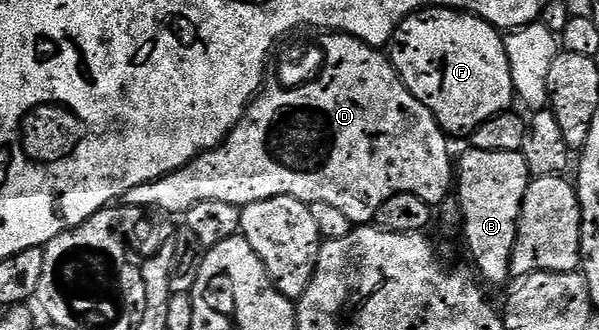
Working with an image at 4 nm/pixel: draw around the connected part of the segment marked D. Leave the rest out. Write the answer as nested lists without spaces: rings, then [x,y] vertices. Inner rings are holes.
[[[337,33],[333,39],[328,39],[328,71],[324,71],[324,79],[320,79],[320,83],[304,83],[299,86],[293,91],[287,91],[284,87],[265,86],[260,94],[249,103],[248,111],[219,147],[212,151],[203,151],[202,154],[196,156],[194,161],[190,161],[182,169],[178,169],[166,177],[130,189],[130,193],[124,195],[123,202],[130,207],[145,209],[153,207],[156,211],[169,211],[172,215],[184,217],[187,216],[190,209],[194,209],[194,205],[198,205],[202,201],[226,201],[230,205],[243,209],[251,203],[266,201],[274,197],[294,197],[309,205],[314,203],[335,205],[340,212],[346,213],[346,217],[350,217],[352,224],[368,225],[375,220],[378,209],[382,209],[382,205],[398,193],[417,195],[422,197],[422,201],[439,205],[447,197],[448,190],[451,187],[453,190],[454,155],[452,159],[451,153],[448,152],[449,136],[437,123],[436,118],[430,113],[430,109],[426,109],[426,105],[422,105],[422,101],[418,101],[410,93],[410,89],[406,89],[406,85],[400,79],[400,74],[392,68],[391,58],[383,50],[367,47],[353,35]]]

